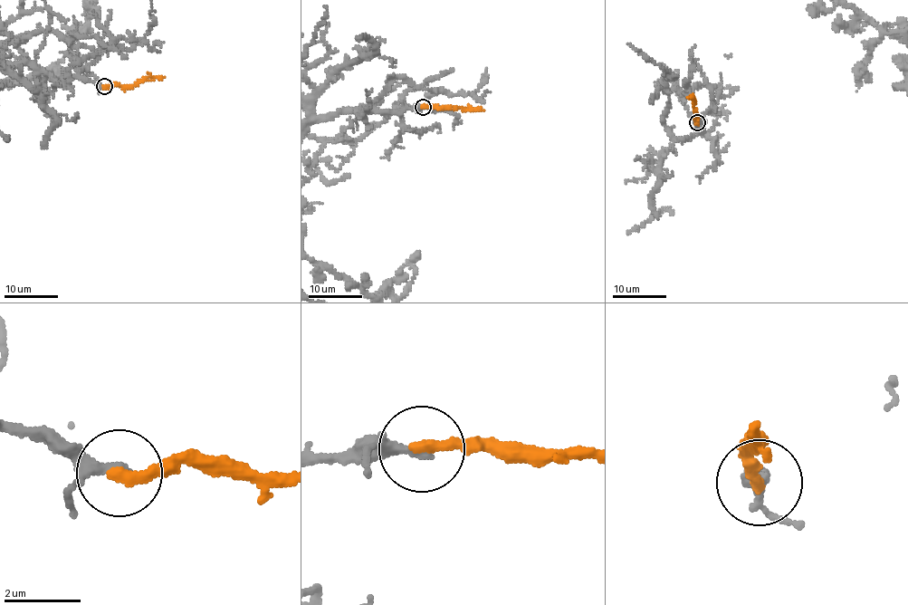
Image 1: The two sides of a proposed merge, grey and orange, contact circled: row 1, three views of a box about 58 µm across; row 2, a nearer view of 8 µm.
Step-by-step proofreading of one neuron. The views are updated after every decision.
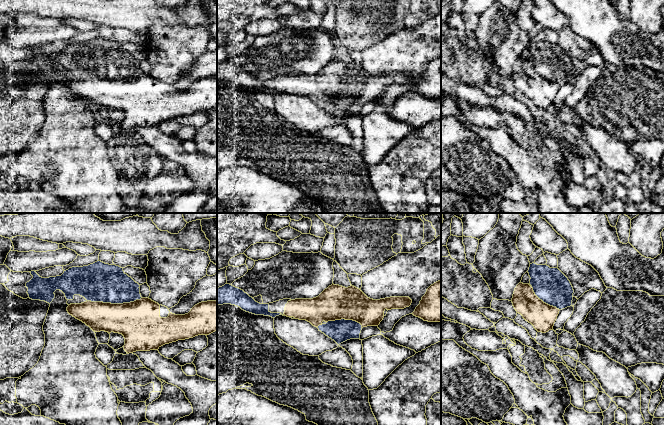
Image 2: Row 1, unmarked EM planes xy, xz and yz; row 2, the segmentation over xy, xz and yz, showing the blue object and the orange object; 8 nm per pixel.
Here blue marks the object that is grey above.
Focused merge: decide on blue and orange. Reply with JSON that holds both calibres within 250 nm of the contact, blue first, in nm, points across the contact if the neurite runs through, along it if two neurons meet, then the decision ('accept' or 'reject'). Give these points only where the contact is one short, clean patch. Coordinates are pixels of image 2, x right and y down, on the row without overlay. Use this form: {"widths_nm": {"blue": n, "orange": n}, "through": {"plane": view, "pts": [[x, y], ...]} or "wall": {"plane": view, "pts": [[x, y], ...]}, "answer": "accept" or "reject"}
{"widths_nm": {"blue": 320, "orange": 340}, "answer": "accept"}

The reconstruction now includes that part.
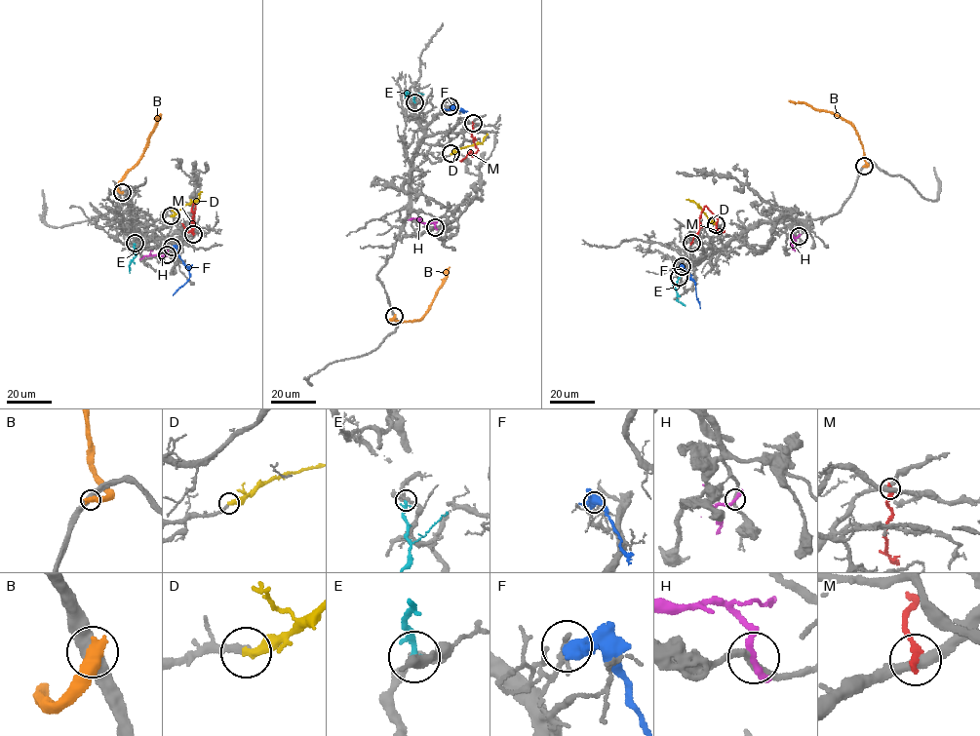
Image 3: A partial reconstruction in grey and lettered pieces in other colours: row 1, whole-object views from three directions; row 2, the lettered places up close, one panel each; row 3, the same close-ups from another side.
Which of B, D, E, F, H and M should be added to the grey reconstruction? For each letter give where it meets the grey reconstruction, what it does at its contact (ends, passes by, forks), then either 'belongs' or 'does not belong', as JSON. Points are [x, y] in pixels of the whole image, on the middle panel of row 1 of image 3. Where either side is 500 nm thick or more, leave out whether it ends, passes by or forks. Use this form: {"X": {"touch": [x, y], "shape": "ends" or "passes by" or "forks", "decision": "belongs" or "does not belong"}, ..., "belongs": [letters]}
{"B": {"touch": [394, 316], "decision": "does not belong"}, "D": {"touch": [450, 153], "shape": "ends", "decision": "belongs"}, "E": {"touch": [414, 102], "shape": "ends", "decision": "does not belong"}, "F": {"touch": [450, 106], "shape": "passes by", "decision": "does not belong"}, "H": {"touch": [435, 227], "shape": "ends", "decision": "does not belong"}, "M": {"touch": [473, 123], "shape": "ends", "decision": "does not belong"}, "belongs": ["D"]}

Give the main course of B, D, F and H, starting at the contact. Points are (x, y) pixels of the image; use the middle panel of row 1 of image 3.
B: (394, 316), (390, 320), (411, 322), (422, 317), (450, 267)
D: (450, 153), (480, 143), (487, 134)
F: (450, 107), (459, 108), (463, 112), (443, 108)
H: (435, 227), (432, 222), (422, 223), (413, 217), (408, 220)

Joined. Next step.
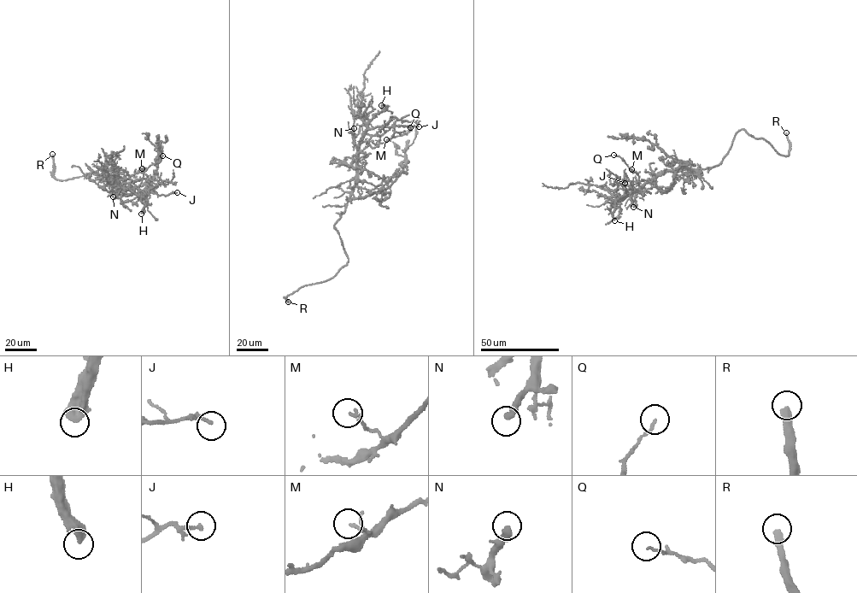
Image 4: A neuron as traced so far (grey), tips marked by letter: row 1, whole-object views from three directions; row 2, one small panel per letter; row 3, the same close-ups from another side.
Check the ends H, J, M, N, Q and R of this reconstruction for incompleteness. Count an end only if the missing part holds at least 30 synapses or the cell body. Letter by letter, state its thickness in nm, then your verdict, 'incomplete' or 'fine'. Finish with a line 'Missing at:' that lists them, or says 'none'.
H: 550 nm | incomplete
J: 170 nm | fine
M: 90 nm | fine
N: 320 nm | incomplete
Q: 110 nm | fine
R: 360 nm | incomplete
Missing at: H, N, R

